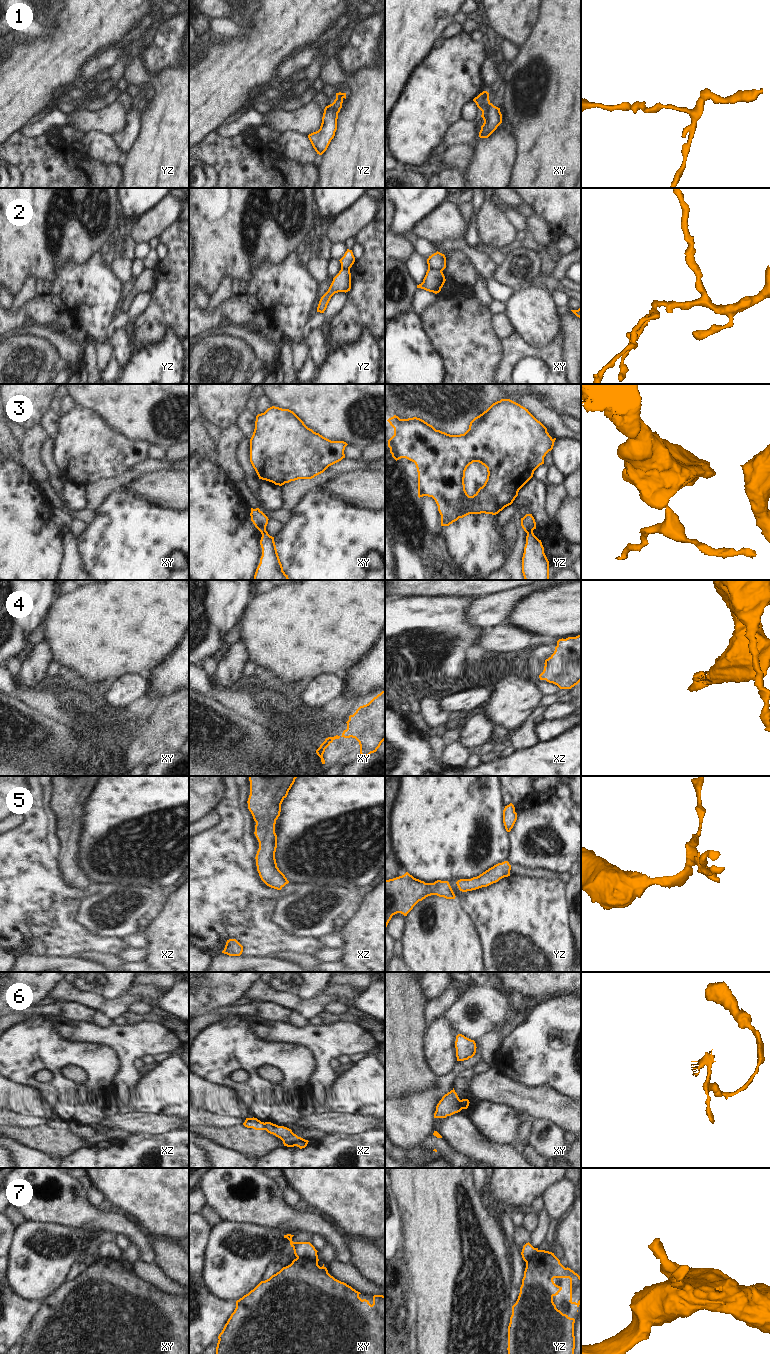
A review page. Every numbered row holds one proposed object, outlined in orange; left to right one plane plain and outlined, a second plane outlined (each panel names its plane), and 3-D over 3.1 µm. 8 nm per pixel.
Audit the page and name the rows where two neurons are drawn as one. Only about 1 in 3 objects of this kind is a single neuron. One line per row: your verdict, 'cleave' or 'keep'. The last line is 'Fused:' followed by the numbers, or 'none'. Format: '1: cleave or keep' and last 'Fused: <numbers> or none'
1: keep
2: cleave
3: cleave
4: keep
5: keep
6: cleave
7: cleave
Fused: 2, 3, 6, 7

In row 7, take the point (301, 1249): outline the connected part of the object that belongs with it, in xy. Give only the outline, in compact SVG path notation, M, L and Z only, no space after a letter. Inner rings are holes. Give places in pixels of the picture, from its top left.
M287 1234L284 1235L284 1238L287 1238L290 1241L290 1245L294 1250L294 1254L297 1258L308 1258L310 1260L317 1260L317 1250L310 1242L293 1242L292 1237L294 1235Z

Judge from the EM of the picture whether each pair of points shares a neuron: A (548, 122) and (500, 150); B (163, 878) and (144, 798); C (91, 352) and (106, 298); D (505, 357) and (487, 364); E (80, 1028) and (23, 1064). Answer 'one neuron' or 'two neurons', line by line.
A: two neurons
B: one neuron
C: two neurons
D: two neurons
E: two neurons

